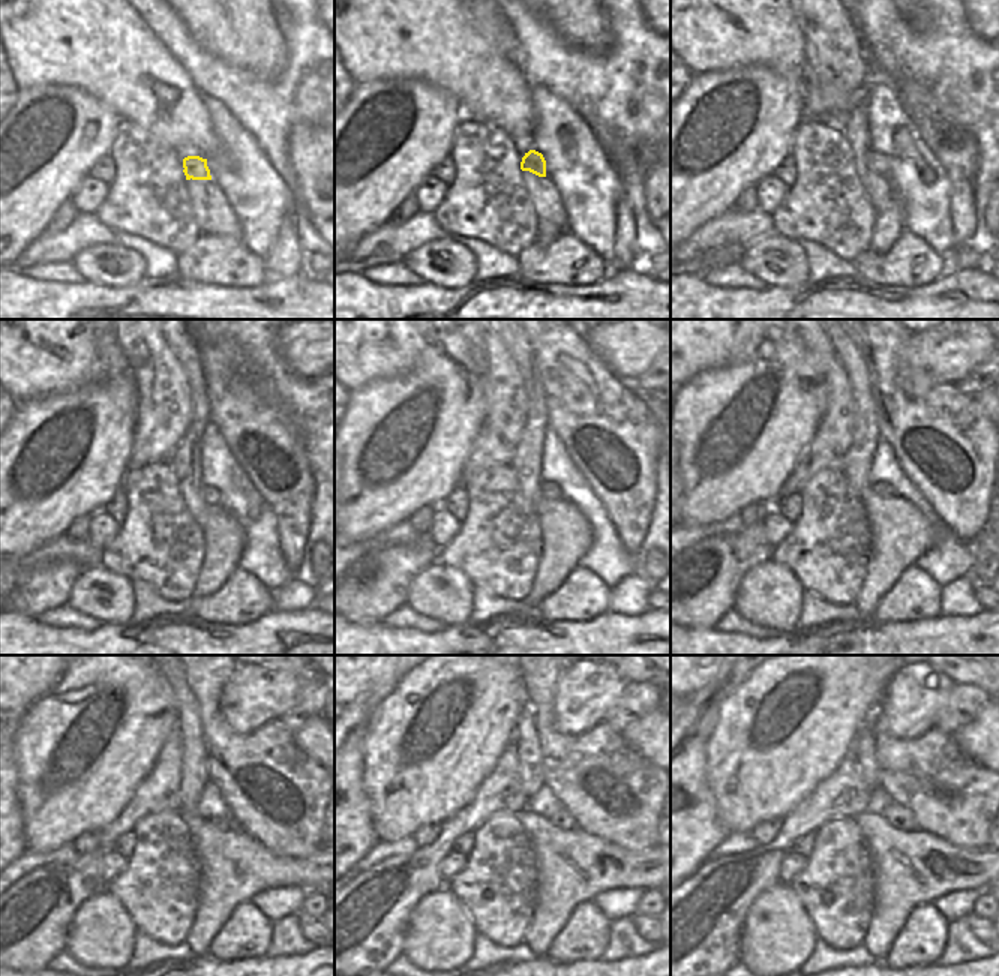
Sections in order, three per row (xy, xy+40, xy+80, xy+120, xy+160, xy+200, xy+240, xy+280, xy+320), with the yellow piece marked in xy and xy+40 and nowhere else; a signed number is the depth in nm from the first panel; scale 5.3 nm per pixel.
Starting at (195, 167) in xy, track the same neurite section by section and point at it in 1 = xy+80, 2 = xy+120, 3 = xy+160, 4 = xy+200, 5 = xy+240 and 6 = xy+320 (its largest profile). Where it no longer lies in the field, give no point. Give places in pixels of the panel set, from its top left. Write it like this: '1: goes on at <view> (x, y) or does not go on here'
1: goes on at xy+80 (879, 164)
2: goes on at xy+120 (210, 495)
3: goes on at xy+160 (548, 490)
4: goes on at xy+200 (882, 489)
5: goes on at xy+240 (222, 823)
6: goes on at xy+320 (899, 816)

